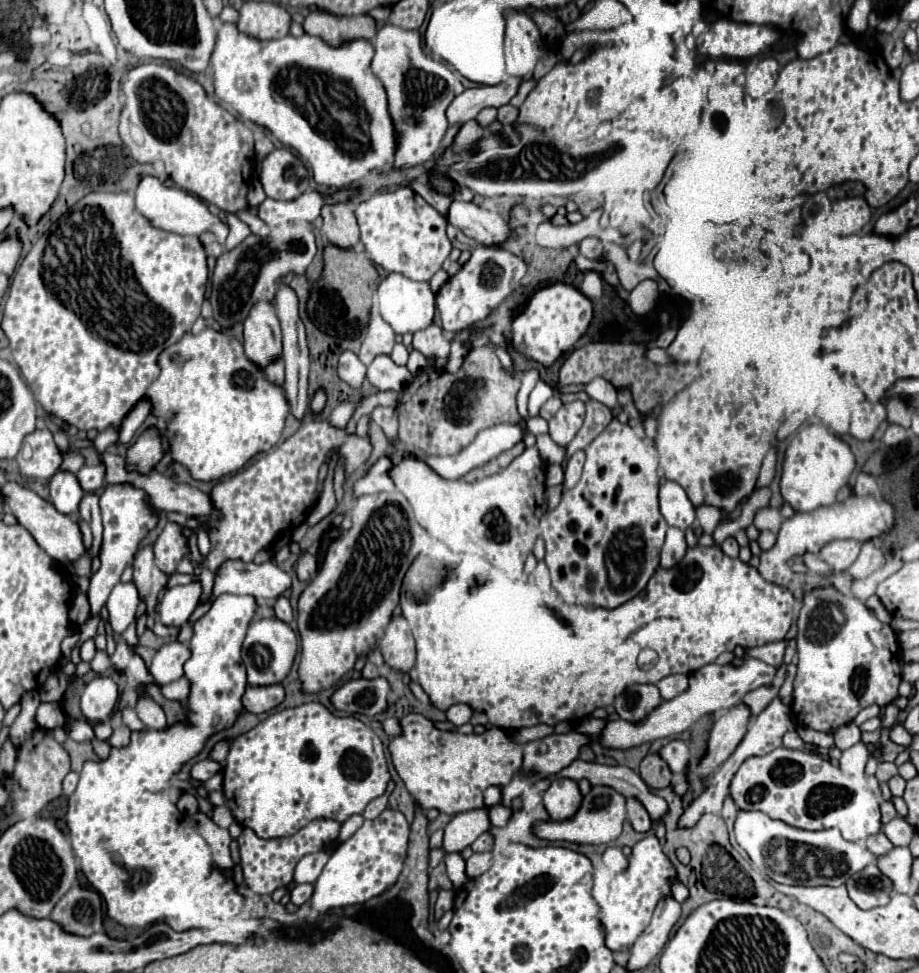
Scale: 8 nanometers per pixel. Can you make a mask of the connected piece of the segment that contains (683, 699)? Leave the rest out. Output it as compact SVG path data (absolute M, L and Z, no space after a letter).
M746 656L740 666L706 664L688 676L688 688L682 694L678 694L676 698L672 698L668 702L662 702L656 710L650 712L650 716L644 722L640 722L640 724L628 724L626 720L608 722L608 726L602 732L600 742L602 742L602 746L608 746L608 748L626 750L626 748L640 746L644 742L652 742L658 738L678 736L680 732L688 730L696 720L700 720L704 714L712 714L722 708L728 710L734 704L738 704L752 688L760 688L760 684L768 684L768 680L772 680L772 676L774 676L774 670L776 670L774 666L770 666L762 660L750 658L750 656Z

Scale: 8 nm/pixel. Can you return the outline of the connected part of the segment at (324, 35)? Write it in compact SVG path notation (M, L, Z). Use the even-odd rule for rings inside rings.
M312 12L304 20L304 30L306 34L320 36L328 44L336 46L342 40L352 40L352 38L366 38L372 40L376 34L376 22L366 16L332 16L326 12Z

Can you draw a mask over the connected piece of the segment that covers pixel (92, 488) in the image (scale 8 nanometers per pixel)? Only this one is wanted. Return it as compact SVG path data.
M98 464L98 466L82 466L76 474L82 490L86 492L96 492L100 488L106 486L106 480L104 480L104 466Z

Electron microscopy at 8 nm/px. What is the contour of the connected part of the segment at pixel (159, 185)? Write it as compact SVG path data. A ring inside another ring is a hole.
M142 176L142 180L138 182L136 188L136 210L156 228L174 232L174 234L202 234L206 230L214 232L218 236L218 242L224 244L226 236L228 236L228 226L224 222L220 222L218 216L214 216L208 210L208 204L200 198L194 198L190 192L178 188L178 186L166 186L162 178L156 176Z

